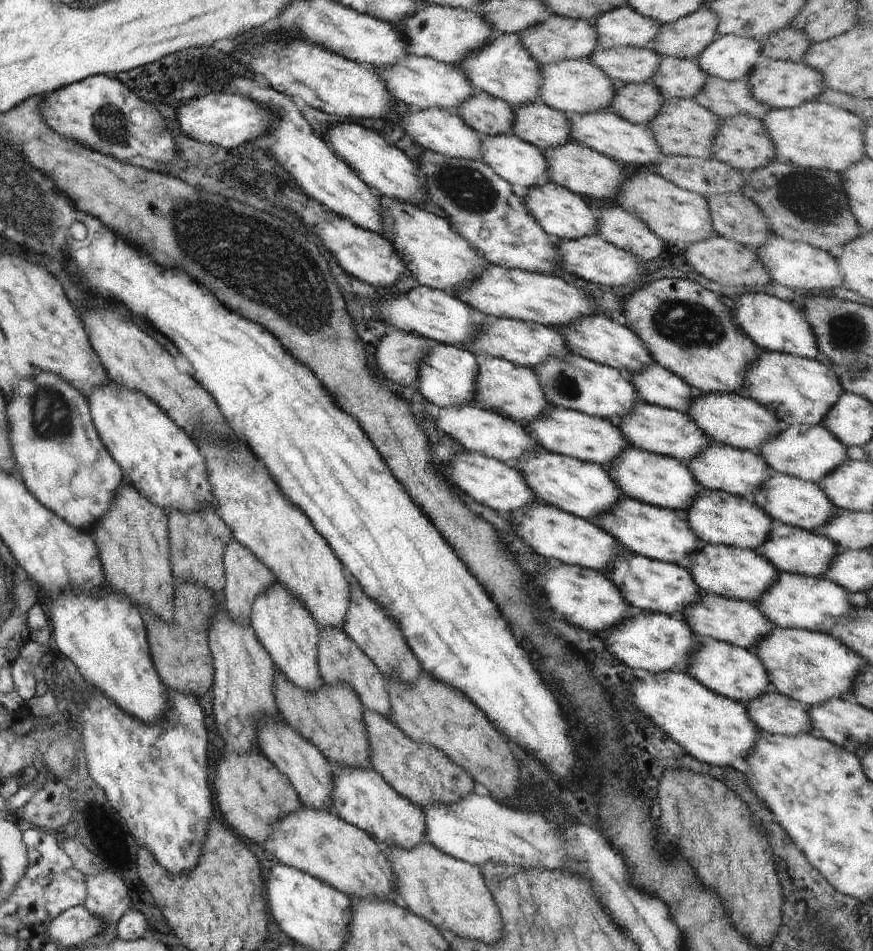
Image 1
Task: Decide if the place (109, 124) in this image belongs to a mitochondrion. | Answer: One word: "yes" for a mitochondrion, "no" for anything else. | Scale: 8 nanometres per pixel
yes

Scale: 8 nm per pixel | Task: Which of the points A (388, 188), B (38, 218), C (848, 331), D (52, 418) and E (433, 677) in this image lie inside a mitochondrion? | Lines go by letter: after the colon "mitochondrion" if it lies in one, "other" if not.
A: other
B: mitochondrion
C: mitochondrion
D: mitochondrion
E: other

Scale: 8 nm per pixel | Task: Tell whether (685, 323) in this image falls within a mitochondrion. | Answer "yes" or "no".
yes

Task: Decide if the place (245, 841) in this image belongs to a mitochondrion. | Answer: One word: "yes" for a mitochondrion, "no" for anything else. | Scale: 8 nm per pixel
no

